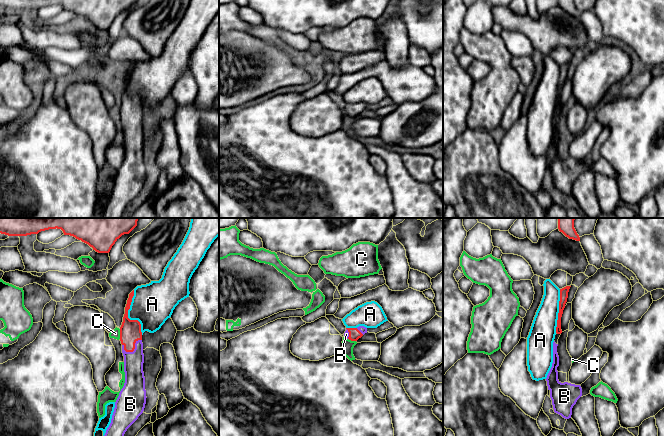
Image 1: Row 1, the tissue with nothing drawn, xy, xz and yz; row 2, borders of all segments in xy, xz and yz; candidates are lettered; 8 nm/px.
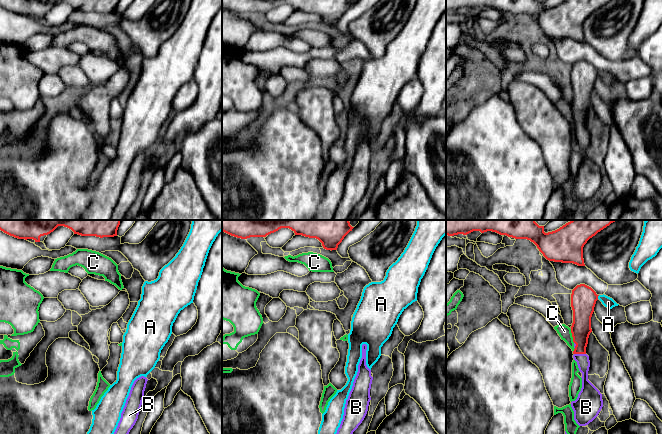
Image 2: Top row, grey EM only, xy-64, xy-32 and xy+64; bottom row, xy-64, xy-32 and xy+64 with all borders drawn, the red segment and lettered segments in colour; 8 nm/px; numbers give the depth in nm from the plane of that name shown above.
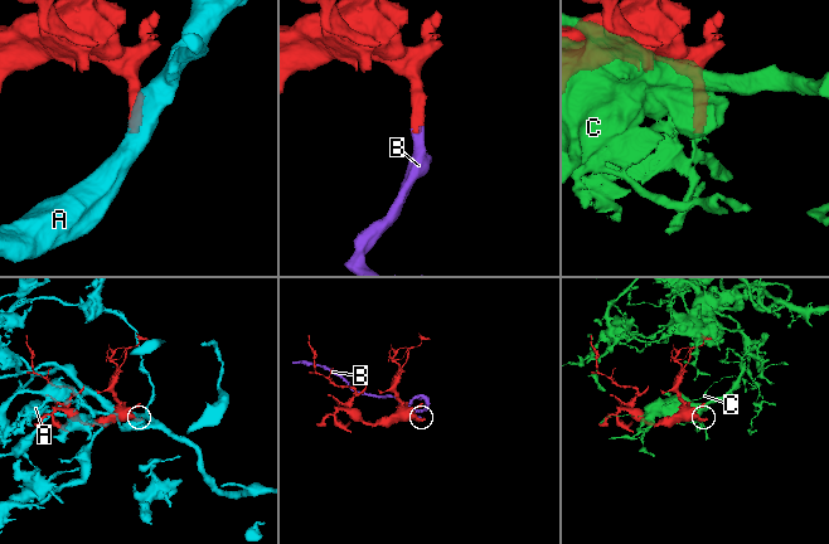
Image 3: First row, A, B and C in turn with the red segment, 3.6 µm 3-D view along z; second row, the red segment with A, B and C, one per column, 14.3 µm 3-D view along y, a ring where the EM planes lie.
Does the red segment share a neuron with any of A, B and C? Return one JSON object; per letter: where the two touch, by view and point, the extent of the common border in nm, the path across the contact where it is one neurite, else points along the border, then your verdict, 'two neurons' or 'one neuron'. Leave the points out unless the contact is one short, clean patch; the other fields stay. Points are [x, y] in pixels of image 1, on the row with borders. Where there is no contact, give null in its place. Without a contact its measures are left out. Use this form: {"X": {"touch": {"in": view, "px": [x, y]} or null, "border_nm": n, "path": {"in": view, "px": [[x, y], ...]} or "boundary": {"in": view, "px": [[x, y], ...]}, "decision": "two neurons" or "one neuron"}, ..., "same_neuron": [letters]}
{"A": {"touch": {"in": "xy", "px": [127, 315]}, "border_nm": 360, "decision": "two neurons"}, "B": {"touch": {"in": "xy", "px": [134, 348]}, "border_nm": 170, "path": {"in": "xy", "px": [[130, 331], [131, 343], [134, 348], [133, 361]]}, "decision": "one neuron"}, "C": {"touch": {"in": "xy", "px": [120, 334]}, "border_nm": 80, "decision": "two neurons"}, "same_neuron": ["B"]}

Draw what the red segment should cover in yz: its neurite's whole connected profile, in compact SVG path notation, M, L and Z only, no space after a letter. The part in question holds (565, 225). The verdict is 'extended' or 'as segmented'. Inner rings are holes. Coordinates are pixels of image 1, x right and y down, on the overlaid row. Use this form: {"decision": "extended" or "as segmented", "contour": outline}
{"decision": "as segmented", "contour": "M558 218L558 229L569 239L580 241L580 237L574 228L575 218Z"}

